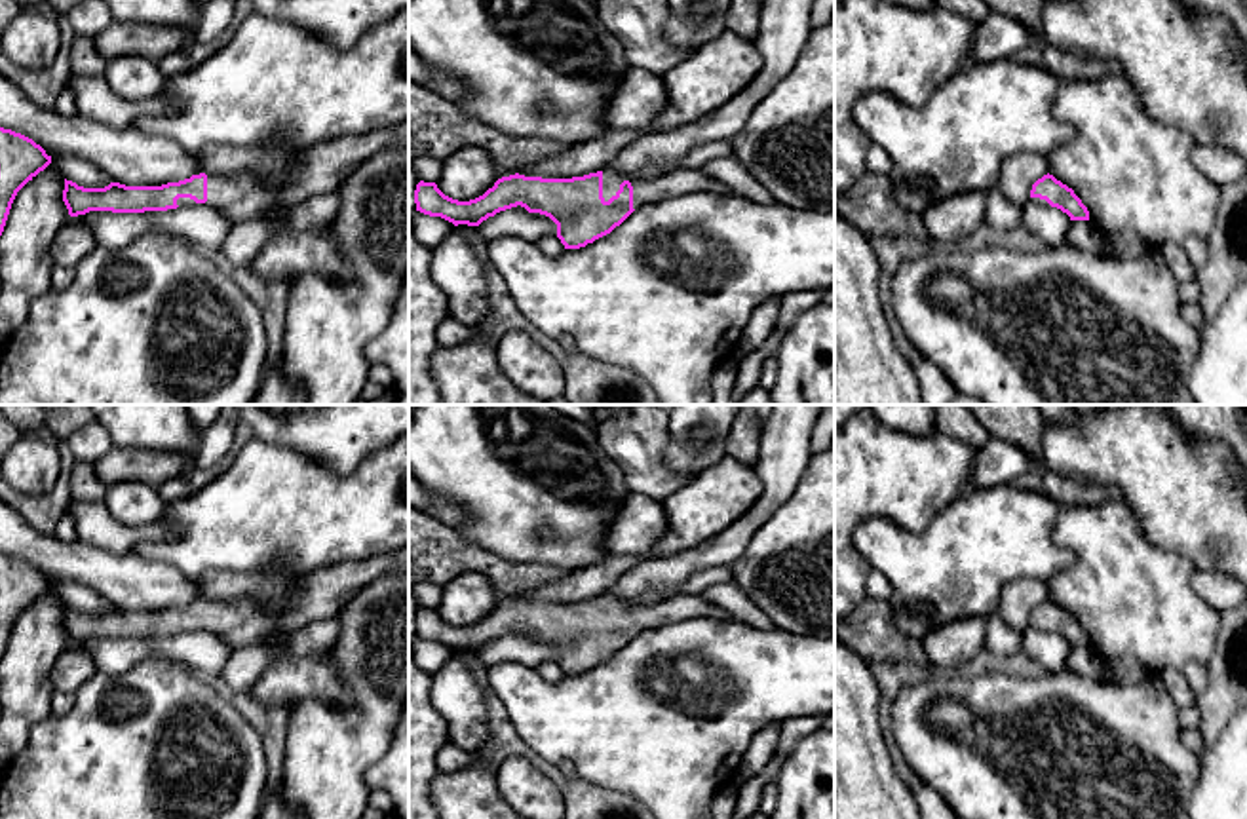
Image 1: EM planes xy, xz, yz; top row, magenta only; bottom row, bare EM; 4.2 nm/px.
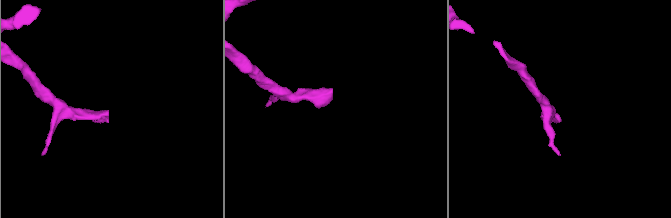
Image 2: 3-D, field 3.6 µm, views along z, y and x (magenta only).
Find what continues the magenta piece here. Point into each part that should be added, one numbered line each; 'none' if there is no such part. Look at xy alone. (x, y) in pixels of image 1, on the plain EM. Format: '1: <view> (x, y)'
1: xy (322, 593)

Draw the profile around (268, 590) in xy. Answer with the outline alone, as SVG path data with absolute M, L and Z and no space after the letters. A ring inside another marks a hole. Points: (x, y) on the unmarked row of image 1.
M211 570L198 578L201 599L205 600L241 600L253 599L264 610L279 610L287 600L287 591L302 576L291 572L253 572L238 574Z

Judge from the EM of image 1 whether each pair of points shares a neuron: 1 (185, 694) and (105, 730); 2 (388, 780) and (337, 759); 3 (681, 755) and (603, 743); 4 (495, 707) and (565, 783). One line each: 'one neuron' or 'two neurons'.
1: one neuron
2: two neurons
3: one neuron
4: one neuron

